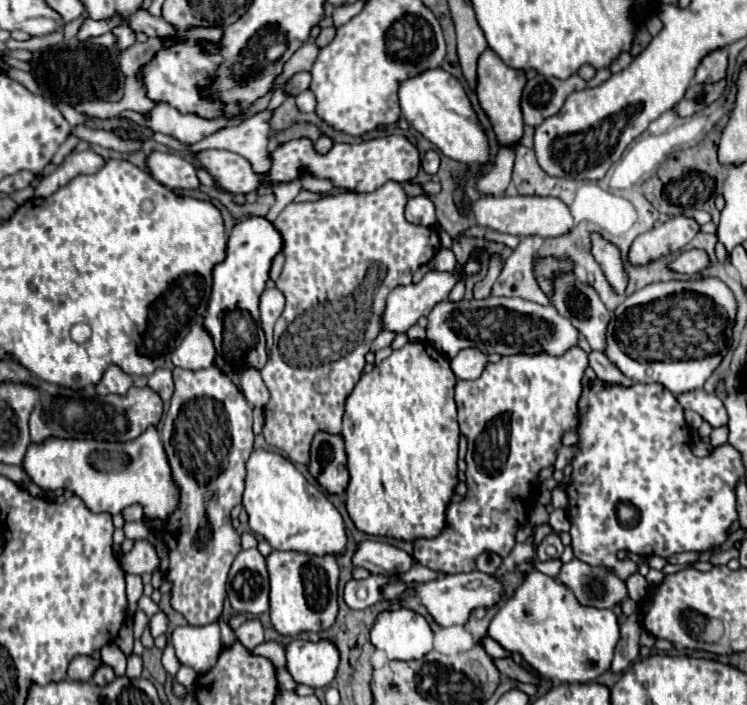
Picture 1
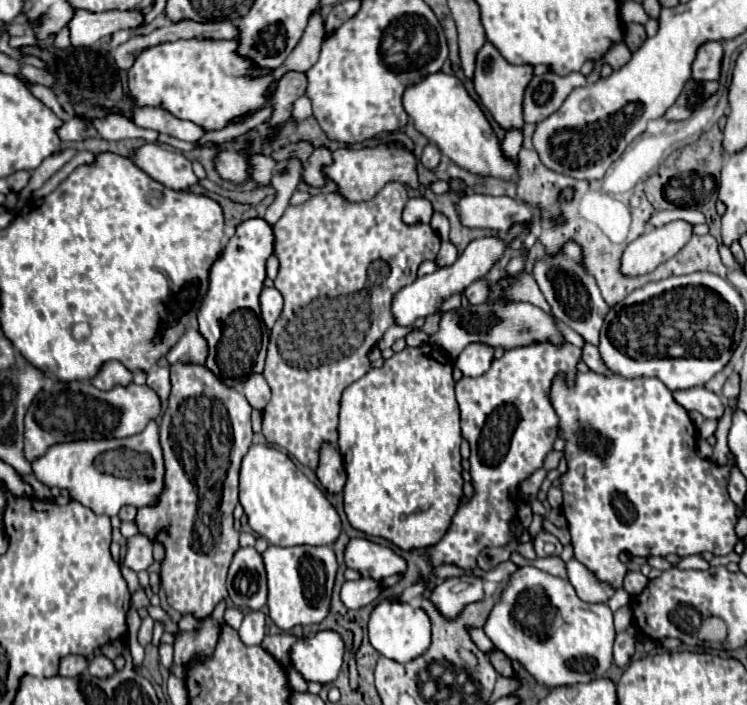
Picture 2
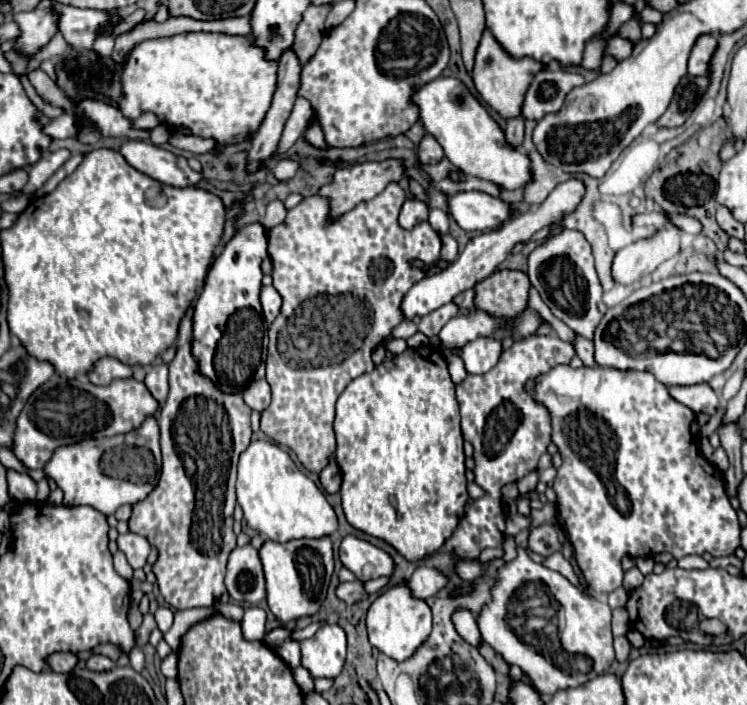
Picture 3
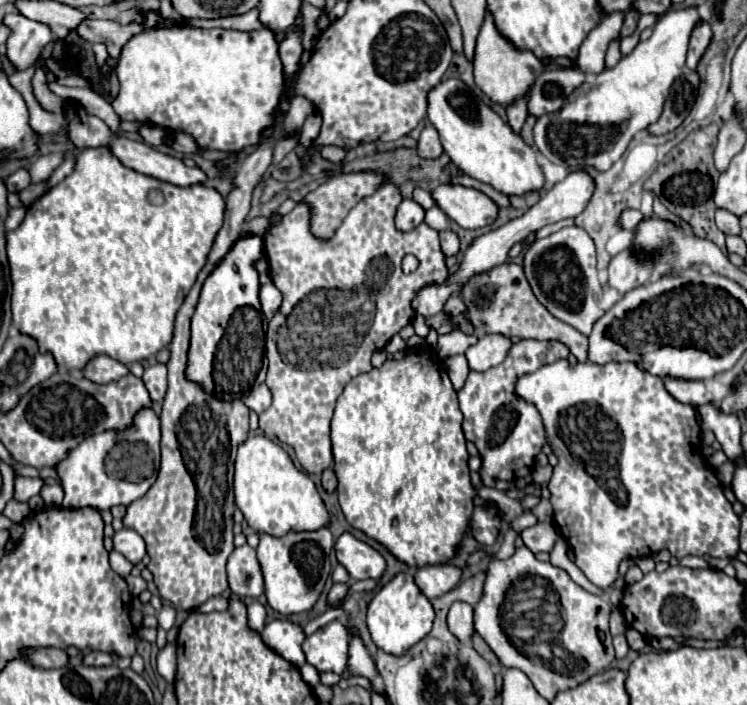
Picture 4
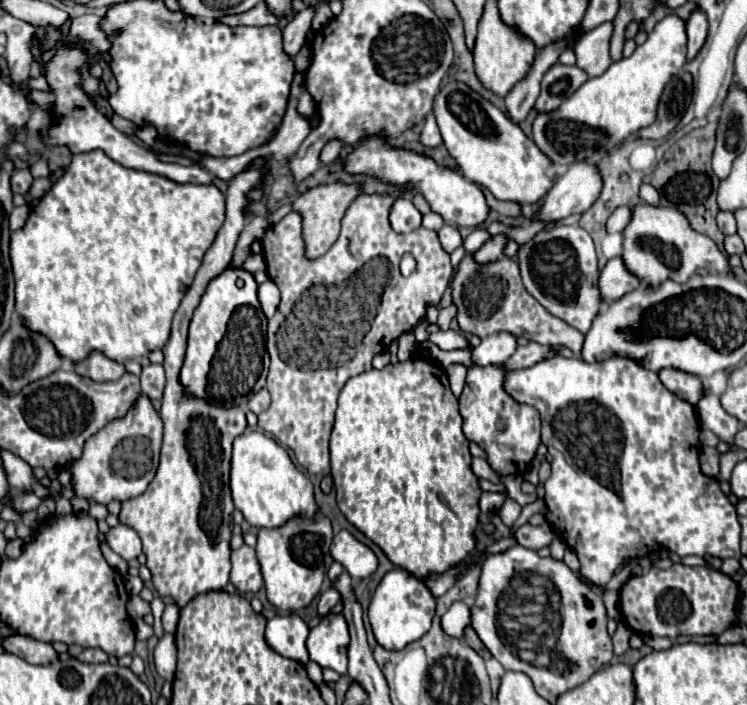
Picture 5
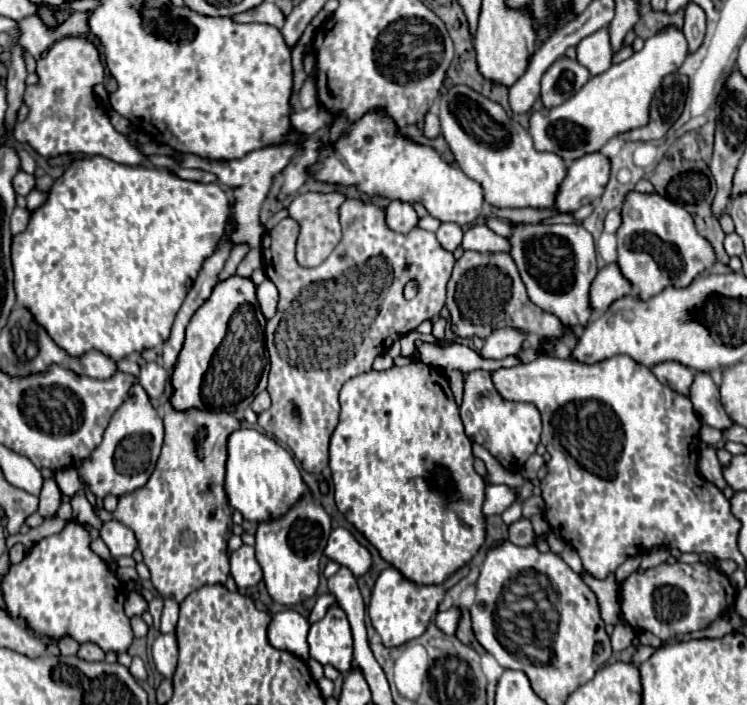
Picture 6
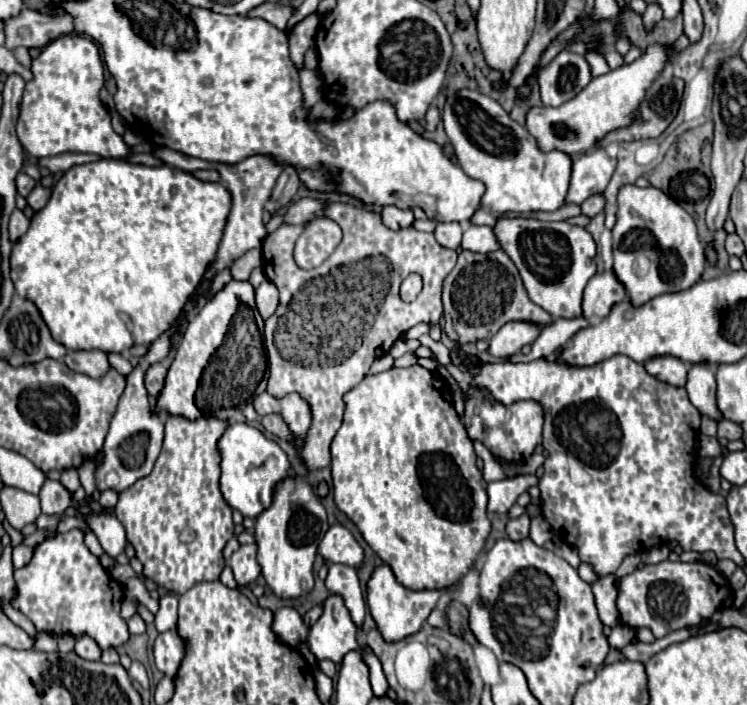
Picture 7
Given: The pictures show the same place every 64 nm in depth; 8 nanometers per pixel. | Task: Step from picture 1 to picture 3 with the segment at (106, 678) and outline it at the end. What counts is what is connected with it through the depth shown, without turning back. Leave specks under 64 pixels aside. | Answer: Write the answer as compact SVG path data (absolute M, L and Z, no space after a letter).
M92 654L92 656L86 660L86 666L88 666L90 670L100 672L100 670L110 670L110 668L114 668L116 664L114 664L108 656L102 656L102 654Z

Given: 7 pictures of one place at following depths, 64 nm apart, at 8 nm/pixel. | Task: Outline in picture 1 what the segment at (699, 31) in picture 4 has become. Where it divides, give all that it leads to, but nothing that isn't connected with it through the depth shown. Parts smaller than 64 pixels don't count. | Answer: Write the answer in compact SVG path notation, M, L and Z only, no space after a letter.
M716 48L716 52L708 52L700 66L696 68L696 82L718 82L726 76L726 66L728 66L728 54L724 48Z

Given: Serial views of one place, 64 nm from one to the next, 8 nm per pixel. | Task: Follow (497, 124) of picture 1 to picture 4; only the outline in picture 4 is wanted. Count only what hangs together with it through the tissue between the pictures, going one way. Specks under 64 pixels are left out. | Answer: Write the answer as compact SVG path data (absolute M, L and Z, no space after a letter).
M492 16L484 18L476 42L474 78L476 84L492 102L508 106L532 86L532 82L542 70L546 70L546 66L542 66L542 62L536 56L532 56L532 52L520 52L520 48L512 48L512 44L508 44L508 40L504 40L504 36L496 32L496 24L492 24Z

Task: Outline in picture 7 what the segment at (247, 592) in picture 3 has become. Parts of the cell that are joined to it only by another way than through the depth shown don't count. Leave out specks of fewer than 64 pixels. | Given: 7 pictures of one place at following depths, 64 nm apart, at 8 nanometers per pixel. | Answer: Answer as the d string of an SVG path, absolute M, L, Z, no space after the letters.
M242 544L230 558L230 568L238 584L252 584L260 576L260 564L256 560L258 544Z

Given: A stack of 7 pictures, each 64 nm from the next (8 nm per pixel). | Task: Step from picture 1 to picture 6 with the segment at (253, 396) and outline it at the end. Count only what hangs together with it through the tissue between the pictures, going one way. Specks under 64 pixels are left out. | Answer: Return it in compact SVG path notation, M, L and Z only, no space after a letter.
M260 392L256 398L254 398L254 402L252 402L252 410L256 412L256 414L260 414L260 412L264 412L264 410L268 410L270 408L270 396L268 396L268 392Z

